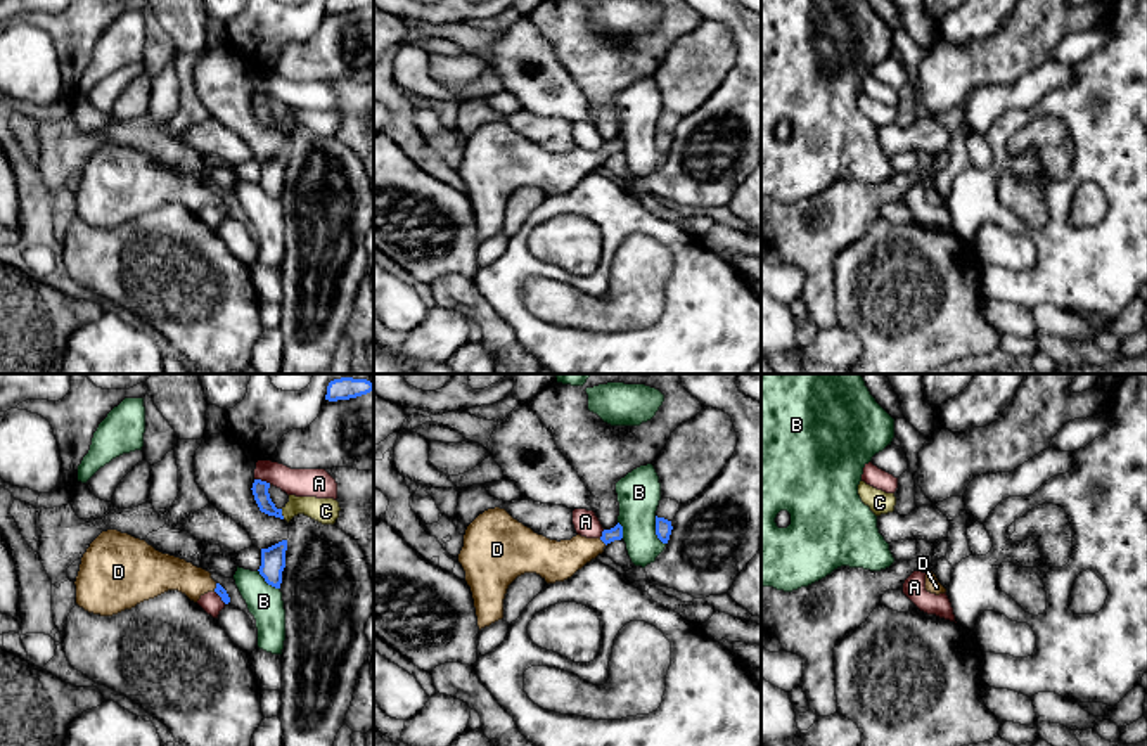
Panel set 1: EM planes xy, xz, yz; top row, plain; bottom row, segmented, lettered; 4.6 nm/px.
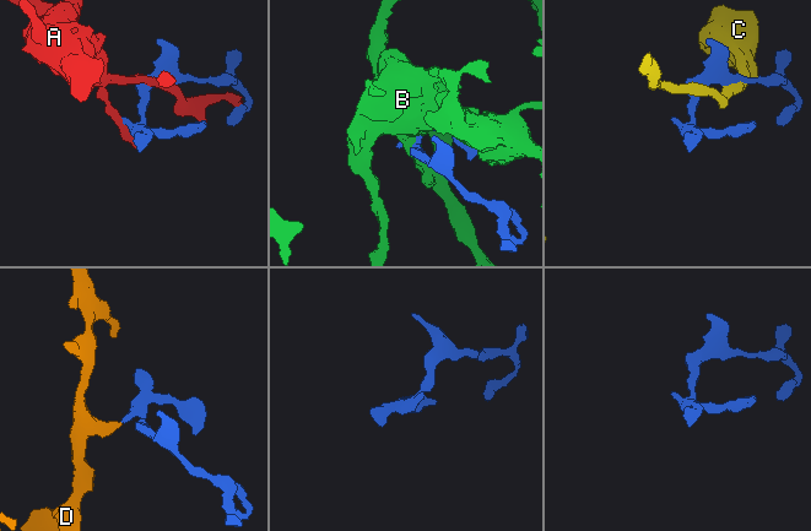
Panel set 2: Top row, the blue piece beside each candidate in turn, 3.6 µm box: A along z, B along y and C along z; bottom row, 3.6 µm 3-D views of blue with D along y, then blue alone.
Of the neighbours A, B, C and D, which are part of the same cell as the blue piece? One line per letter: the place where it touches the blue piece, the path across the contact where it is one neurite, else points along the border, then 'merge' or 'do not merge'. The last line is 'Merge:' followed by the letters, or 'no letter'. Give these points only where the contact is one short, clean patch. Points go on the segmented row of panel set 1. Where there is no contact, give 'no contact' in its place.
A: xy (263, 482) | do not merge
B: xz (656, 530) | along xz (654, 516), (654, 533), (665, 544) | do not merge
C: xy (281, 514) | along xy (281, 509), (284, 518) | do not merge
D: xz (602, 540) | across xz (615, 533), (602, 540), (556, 561) | merge
Merge: D

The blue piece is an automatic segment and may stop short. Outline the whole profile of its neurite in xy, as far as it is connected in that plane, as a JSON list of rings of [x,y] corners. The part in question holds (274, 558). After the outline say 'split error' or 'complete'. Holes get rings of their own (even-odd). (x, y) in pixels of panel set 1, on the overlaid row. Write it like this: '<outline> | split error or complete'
[[[282,540],[268,549],[261,549],[260,575],[275,588],[280,588],[282,571],[285,568],[287,540]]] | complete

